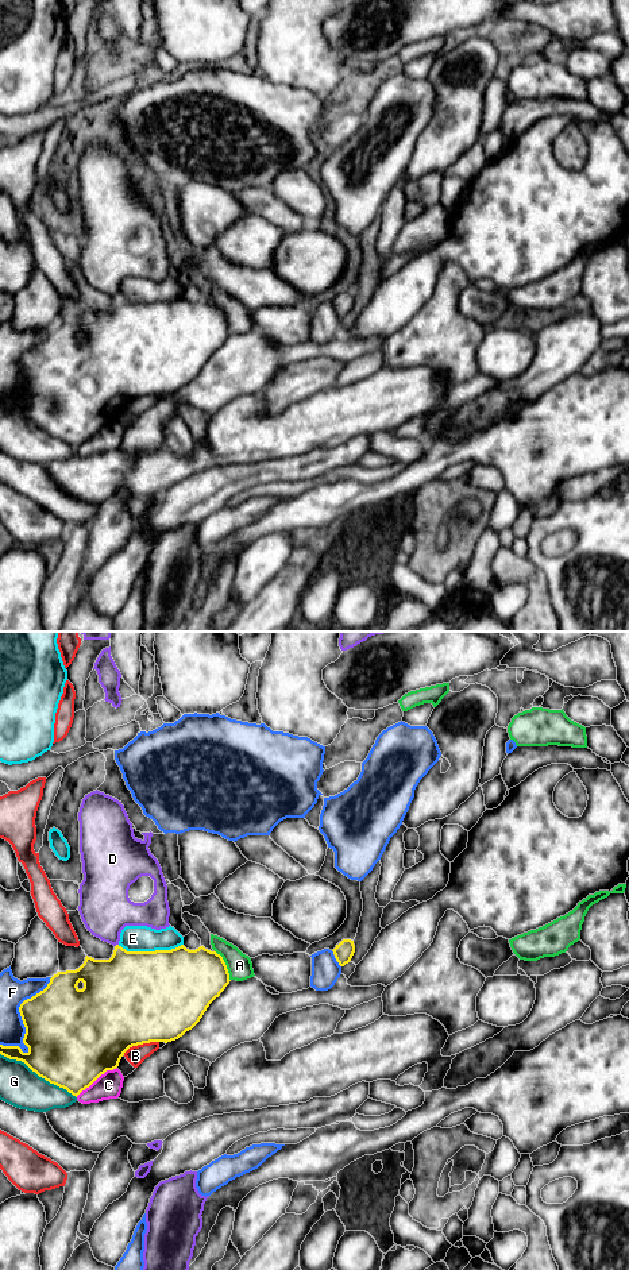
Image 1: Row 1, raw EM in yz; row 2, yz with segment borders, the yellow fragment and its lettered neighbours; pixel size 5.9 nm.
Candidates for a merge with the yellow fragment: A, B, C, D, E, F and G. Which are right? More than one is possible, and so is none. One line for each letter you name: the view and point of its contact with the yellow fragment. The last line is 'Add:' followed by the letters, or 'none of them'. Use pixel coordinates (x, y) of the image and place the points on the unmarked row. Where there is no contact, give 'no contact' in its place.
Add: none of them

